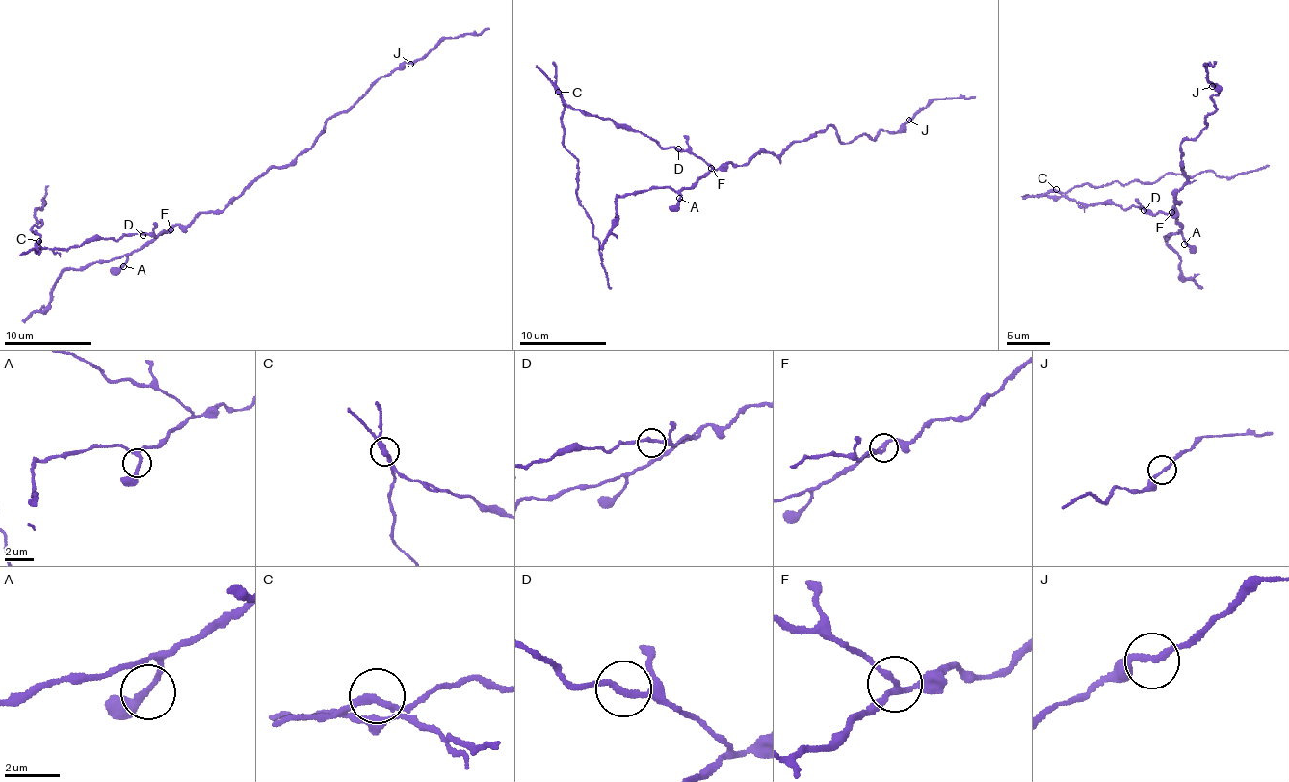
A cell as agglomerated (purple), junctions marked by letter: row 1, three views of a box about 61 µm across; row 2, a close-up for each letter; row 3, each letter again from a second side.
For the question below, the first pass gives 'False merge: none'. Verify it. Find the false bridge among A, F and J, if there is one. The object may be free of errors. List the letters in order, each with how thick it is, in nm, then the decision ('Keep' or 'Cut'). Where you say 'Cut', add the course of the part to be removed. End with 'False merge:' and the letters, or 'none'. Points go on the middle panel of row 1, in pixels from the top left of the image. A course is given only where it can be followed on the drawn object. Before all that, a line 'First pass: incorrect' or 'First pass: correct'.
First pass: incorrect
A: Thickness 190 nm. Keep
F: Thickness 200 nm. Cut. Course of the part to remove: (712, 167), (692, 153), (564, 103), (564, 147), (577, 161), (578, 203), (593, 230), (612, 289)
J: Thickness 220 nm. Keep
False merge: F

